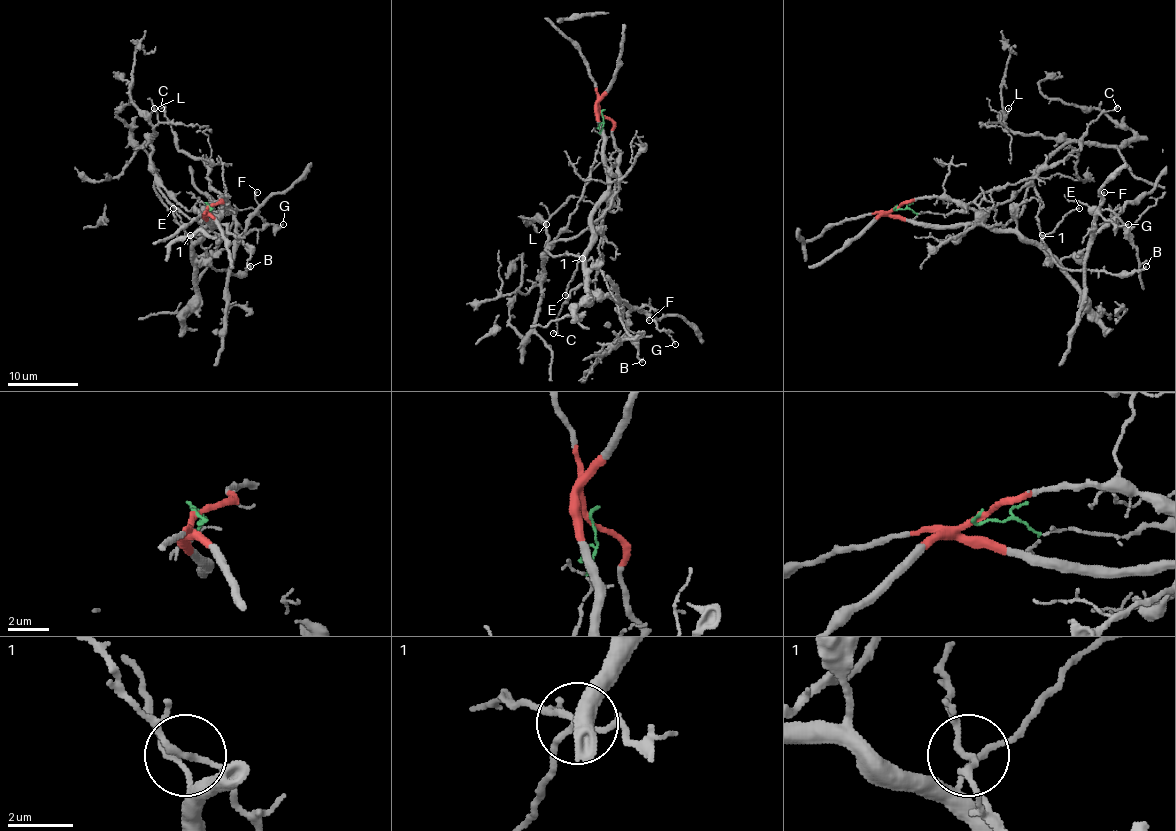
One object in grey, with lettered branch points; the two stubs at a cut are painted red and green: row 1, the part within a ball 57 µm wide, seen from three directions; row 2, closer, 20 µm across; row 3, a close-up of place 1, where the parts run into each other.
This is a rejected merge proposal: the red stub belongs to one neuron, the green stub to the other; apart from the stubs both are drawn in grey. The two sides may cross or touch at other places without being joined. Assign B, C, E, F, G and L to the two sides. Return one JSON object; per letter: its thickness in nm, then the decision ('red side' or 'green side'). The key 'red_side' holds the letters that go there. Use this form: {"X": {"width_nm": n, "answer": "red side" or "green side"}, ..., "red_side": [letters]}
{"B": {"width_nm": 200, "answer": "green side"}, "C": {"width_nm": 170, "answer": "red side"}, "E": {"width_nm": 110, "answer": "red side"}, "F": {"width_nm": 150, "answer": "red side"}, "G": {"width_nm": 100, "answer": "red side"}, "L": {"width_nm": 130, "answer": "green side"}, "red_side": ["C", "E", "F", "G"]}

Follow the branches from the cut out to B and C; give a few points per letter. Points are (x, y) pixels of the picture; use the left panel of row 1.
B: (208, 207), (203, 214), (190, 211), (155, 188), (213, 267), (238, 274), (250, 266)
C: (208, 207), (227, 198), (224, 204), (210, 184), (208, 166), (201, 159), (178, 150), (178, 138), (160, 108)

